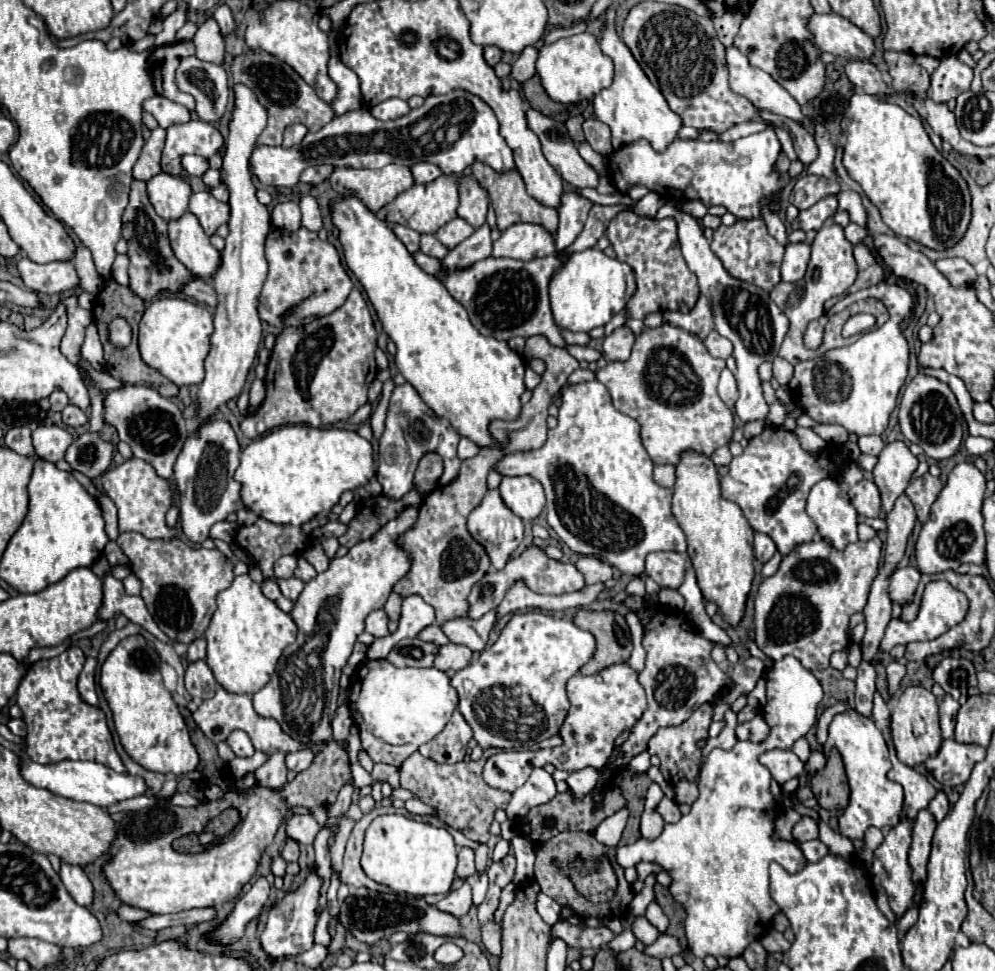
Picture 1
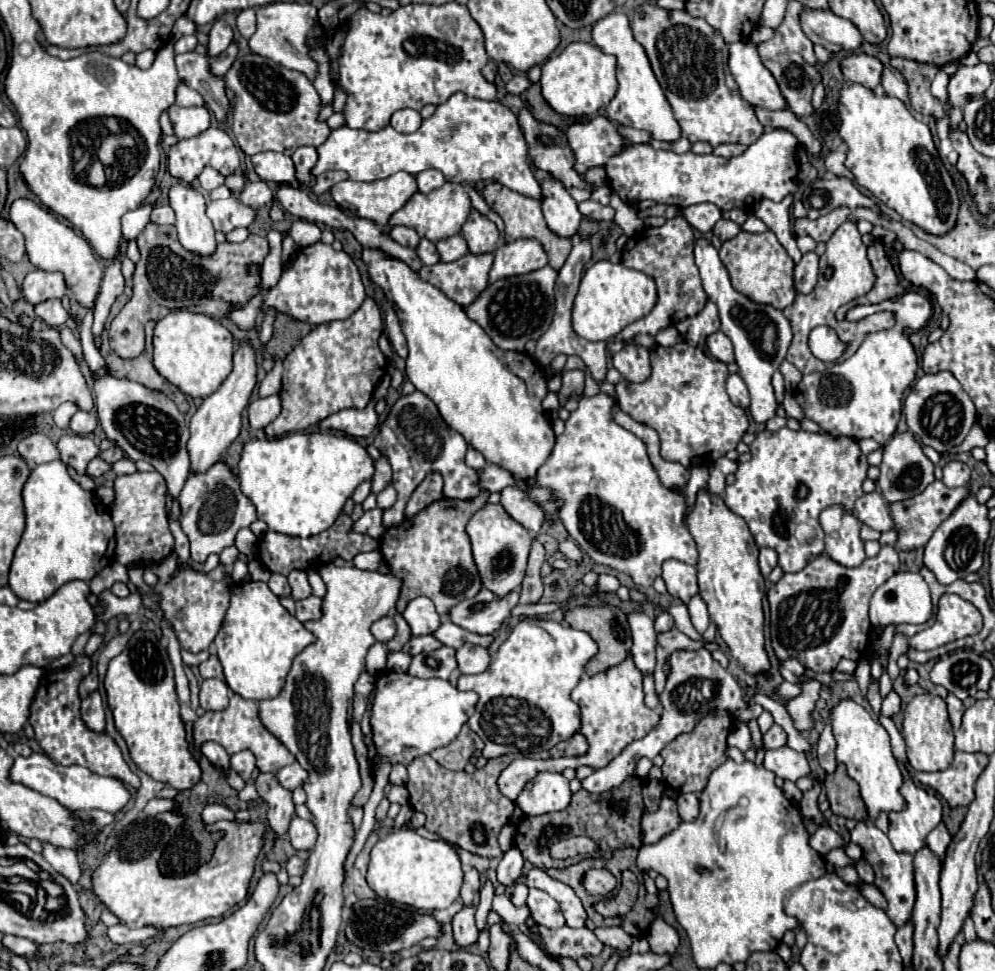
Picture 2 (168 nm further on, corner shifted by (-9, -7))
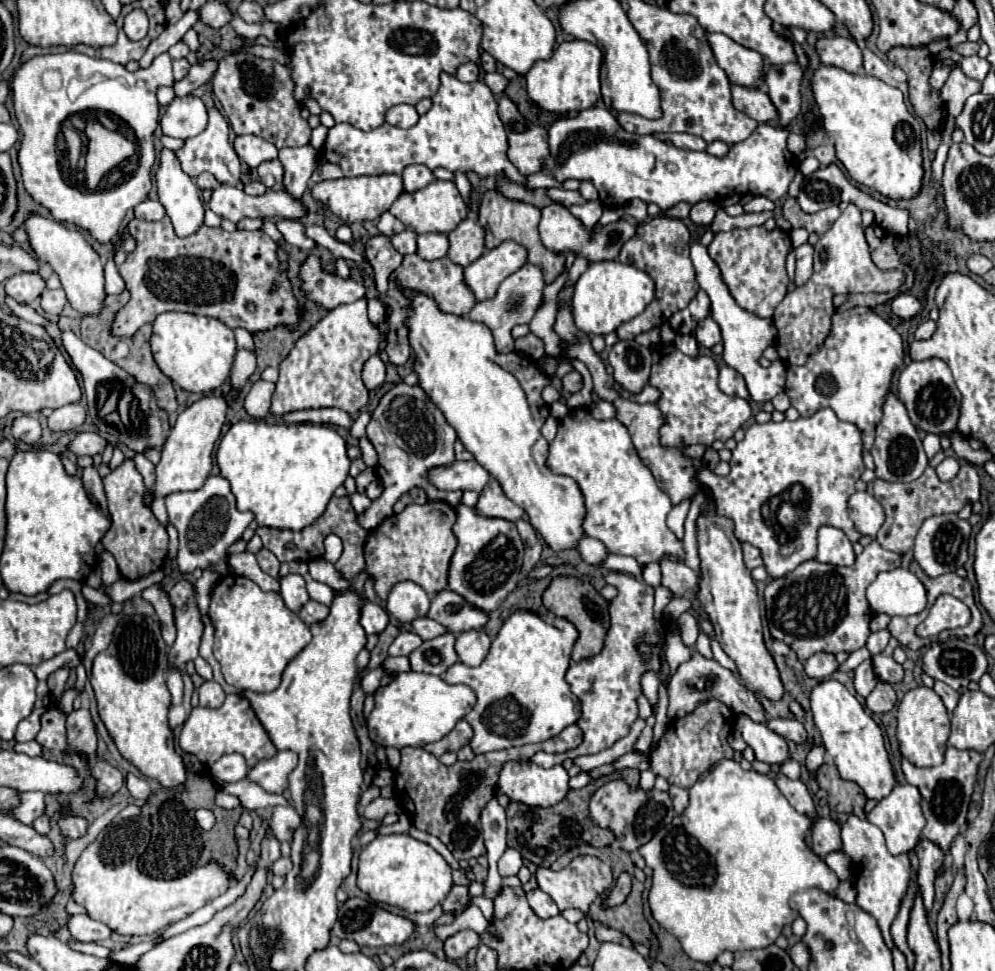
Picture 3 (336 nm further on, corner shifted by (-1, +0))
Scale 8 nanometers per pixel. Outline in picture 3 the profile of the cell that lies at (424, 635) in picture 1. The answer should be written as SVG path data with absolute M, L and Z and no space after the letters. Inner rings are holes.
M401 631L395 641L391 643L389 647L389 655L391 657L397 657L397 655L409 655L413 649L417 649L421 645L421 637L415 635L415 633L409 633L409 631Z

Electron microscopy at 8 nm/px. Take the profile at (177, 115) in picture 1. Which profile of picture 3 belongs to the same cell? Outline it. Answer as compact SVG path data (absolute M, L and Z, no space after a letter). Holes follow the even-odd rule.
M175 97L161 117L161 129L169 137L189 139L207 127L207 107L199 97Z

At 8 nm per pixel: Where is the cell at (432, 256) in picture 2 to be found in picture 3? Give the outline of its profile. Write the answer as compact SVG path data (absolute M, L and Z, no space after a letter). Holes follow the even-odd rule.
M403 231L403 233L399 233L399 235L393 235L393 237L391 237L391 243L393 243L393 247L395 247L401 255L415 253L415 251L417 251L417 233L413 233L413 231Z

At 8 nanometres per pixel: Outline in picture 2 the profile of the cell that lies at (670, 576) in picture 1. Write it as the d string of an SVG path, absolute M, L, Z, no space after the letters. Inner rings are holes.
M679 560L663 562L663 580L667 586L667 592L673 598L679 598L683 604L687 604L699 590L697 590L697 568L689 566Z

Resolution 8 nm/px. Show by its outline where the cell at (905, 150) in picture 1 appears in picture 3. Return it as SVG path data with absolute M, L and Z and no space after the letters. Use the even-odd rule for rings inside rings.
M819 65L809 79L823 127L835 139L837 159L849 175L885 197L911 199L921 191L921 127L909 113L897 87L871 75L853 75L839 67Z

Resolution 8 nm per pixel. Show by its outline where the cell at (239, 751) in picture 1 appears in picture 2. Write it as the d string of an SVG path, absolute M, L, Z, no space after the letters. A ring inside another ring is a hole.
M241 750L237 754L231 756L231 768L241 776L241 778L249 778L253 768L255 768L255 756L251 754L251 750Z

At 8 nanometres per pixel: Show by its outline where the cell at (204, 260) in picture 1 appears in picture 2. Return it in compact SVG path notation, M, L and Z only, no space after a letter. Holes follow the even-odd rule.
M175 184L169 190L169 200L177 216L175 228L181 246L199 256L215 254L215 230L205 214L205 198L193 188Z

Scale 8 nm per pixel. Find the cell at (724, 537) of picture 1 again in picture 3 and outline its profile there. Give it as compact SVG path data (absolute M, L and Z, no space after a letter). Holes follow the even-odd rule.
M701 515L697 519L697 541L701 557L701 581L697 599L715 627L715 637L719 645L735 661L737 671L749 689L771 701L783 699L785 687L779 679L777 665L763 643L757 587L751 579L749 569L743 563L741 543L733 535L733 521L717 515Z

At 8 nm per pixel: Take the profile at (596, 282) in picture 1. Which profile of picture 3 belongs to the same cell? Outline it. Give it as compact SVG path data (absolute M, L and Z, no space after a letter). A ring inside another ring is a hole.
M619 261L591 263L575 283L573 295L575 327L585 335L609 335L621 323L631 321L633 317L643 313L645 307L653 301L653 297L655 297L655 283L647 273L631 265L623 265Z

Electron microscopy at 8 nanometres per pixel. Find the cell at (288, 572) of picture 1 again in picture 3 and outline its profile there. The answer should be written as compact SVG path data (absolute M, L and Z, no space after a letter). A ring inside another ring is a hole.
M287 575L281 579L281 589L279 593L285 599L285 605L291 611L299 611L299 607L303 607L309 601L309 593L305 589L305 579L301 575Z

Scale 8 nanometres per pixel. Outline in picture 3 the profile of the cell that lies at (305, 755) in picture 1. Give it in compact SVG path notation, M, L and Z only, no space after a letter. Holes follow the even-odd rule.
M279 751L271 759L261 759L247 775L249 781L261 785L267 793L283 793L287 789L287 775L297 765L297 753Z

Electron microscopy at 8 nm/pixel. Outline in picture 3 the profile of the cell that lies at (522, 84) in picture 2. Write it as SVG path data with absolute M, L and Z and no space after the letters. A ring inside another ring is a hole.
M495 71L495 73L485 73L485 75L483 75L483 83L491 89L493 95L501 95L501 93L505 91L505 87L507 87L509 81L507 81L501 73Z

